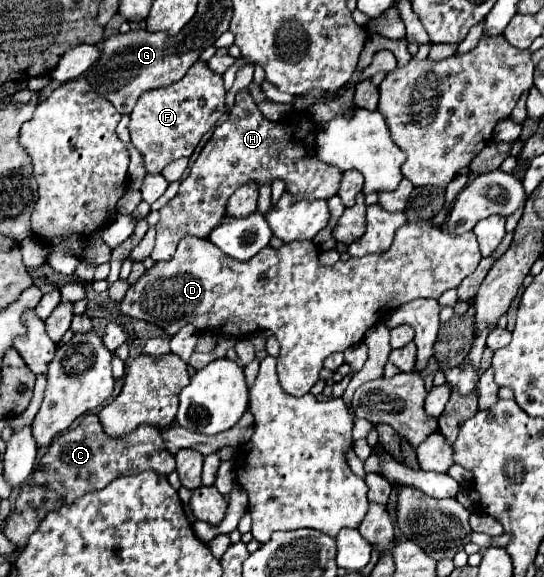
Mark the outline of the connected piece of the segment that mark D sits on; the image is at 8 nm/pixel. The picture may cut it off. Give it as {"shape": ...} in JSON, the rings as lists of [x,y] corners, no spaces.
{"shape":[[[431,221],[403,225],[395,233],[391,249],[383,253],[365,255],[359,259],[351,257],[347,261],[337,261],[331,267],[319,265],[317,257],[319,251],[313,241],[293,241],[285,243],[279,249],[267,245],[253,259],[241,263],[225,255],[211,241],[185,235],[179,241],[173,259],[155,263],[137,279],[137,283],[129,287],[129,291],[121,299],[121,313],[155,323],[163,327],[167,335],[175,335],[185,323],[193,323],[197,329],[229,327],[229,335],[233,337],[241,337],[243,333],[249,335],[257,329],[269,329],[281,345],[277,373],[283,381],[283,389],[299,397],[309,393],[309,389],[317,383],[325,357],[357,345],[371,325],[377,325],[385,319],[387,309],[391,311],[419,297],[439,299],[443,291],[457,287],[467,275],[471,275],[481,261],[479,245],[473,231],[451,235],[439,227],[433,227]]]}

